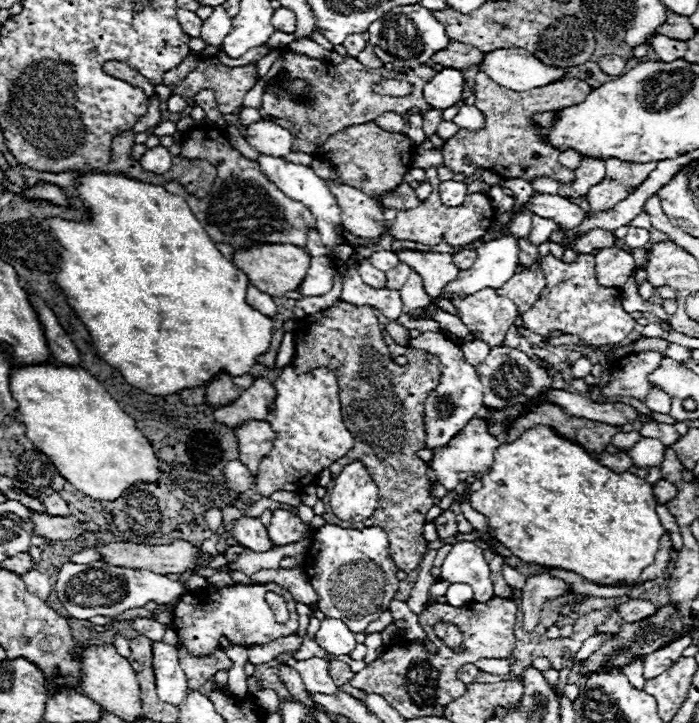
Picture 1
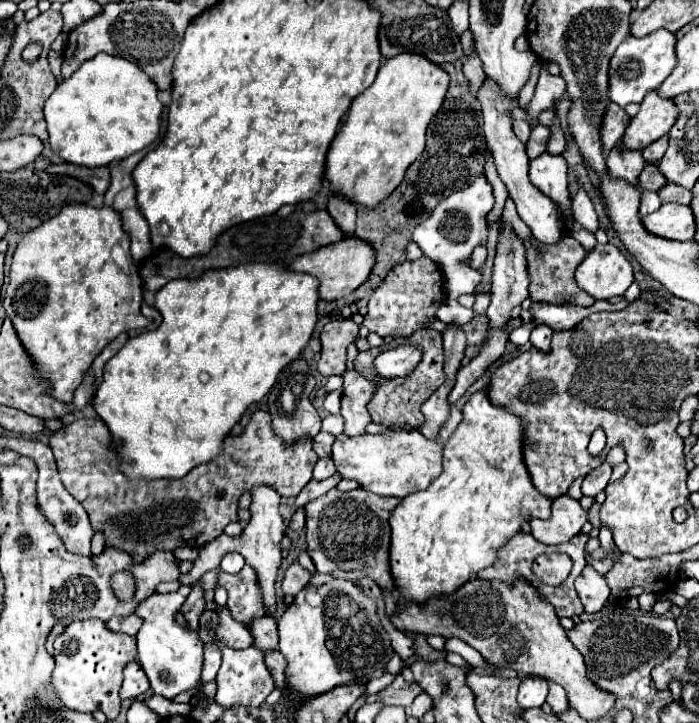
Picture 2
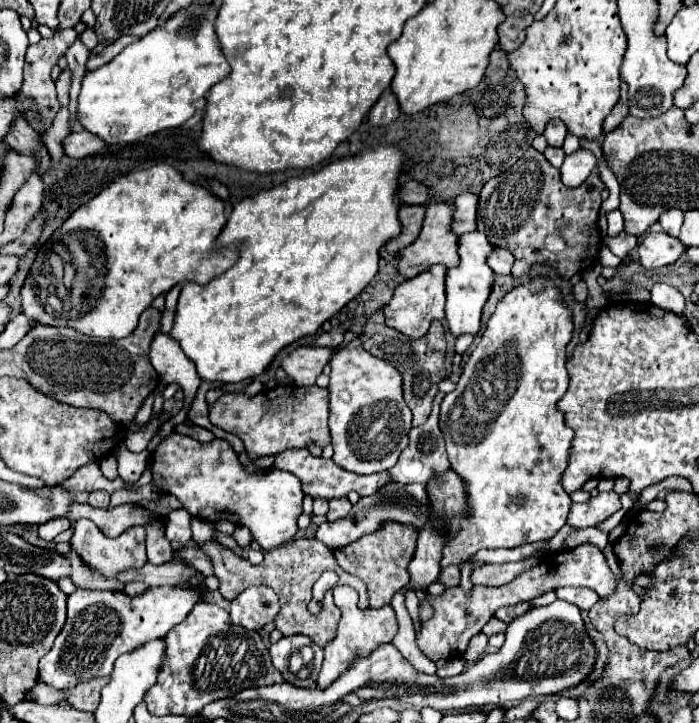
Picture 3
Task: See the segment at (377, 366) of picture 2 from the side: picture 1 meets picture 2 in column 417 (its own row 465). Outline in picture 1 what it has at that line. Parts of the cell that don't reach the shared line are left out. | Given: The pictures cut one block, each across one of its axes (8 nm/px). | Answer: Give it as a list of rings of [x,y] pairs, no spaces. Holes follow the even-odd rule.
[[[360,460],[348,464],[336,478],[330,508],[344,522],[364,522],[378,506],[378,486]]]

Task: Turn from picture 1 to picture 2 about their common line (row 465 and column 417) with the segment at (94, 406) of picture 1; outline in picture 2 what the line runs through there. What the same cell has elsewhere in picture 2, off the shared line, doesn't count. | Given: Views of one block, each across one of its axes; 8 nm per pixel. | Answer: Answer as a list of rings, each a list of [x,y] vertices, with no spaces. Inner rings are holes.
[[[402,52],[394,58],[388,58],[380,66],[374,84],[352,100],[346,122],[330,144],[330,150],[326,156],[326,174],[324,174],[330,180],[332,192],[336,192],[336,194],[330,194],[328,198],[328,212],[332,214],[336,224],[344,230],[346,236],[354,236],[358,206],[376,206],[386,196],[390,196],[392,190],[402,182],[406,168],[424,152],[428,124],[434,118],[434,114],[440,110],[444,96],[448,92],[448,84],[450,84],[450,76],[444,72],[442,66],[432,64],[428,58],[420,54]]]

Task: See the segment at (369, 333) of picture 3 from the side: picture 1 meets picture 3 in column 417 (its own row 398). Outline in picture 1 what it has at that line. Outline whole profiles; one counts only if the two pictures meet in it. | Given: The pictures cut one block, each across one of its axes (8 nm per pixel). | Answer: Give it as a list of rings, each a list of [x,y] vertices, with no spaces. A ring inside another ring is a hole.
[[[336,300],[332,308],[298,320],[294,342],[296,352],[292,366],[296,374],[306,374],[314,368],[328,368],[336,376],[344,422],[354,436],[352,450],[332,464],[330,472],[340,472],[346,464],[350,464],[350,460],[362,460],[368,466],[380,488],[380,500],[374,516],[362,524],[384,528],[390,540],[390,556],[396,560],[398,570],[406,574],[412,572],[428,552],[422,526],[426,522],[426,512],[434,506],[434,494],[432,482],[426,476],[428,464],[420,460],[416,452],[426,444],[422,422],[424,400],[440,382],[440,360],[424,350],[418,350],[418,372],[410,372],[408,366],[394,364],[388,354],[388,346],[384,344],[374,308],[354,306],[342,300]],[[304,342],[312,342],[314,362],[310,362],[310,346],[304,346]]]

